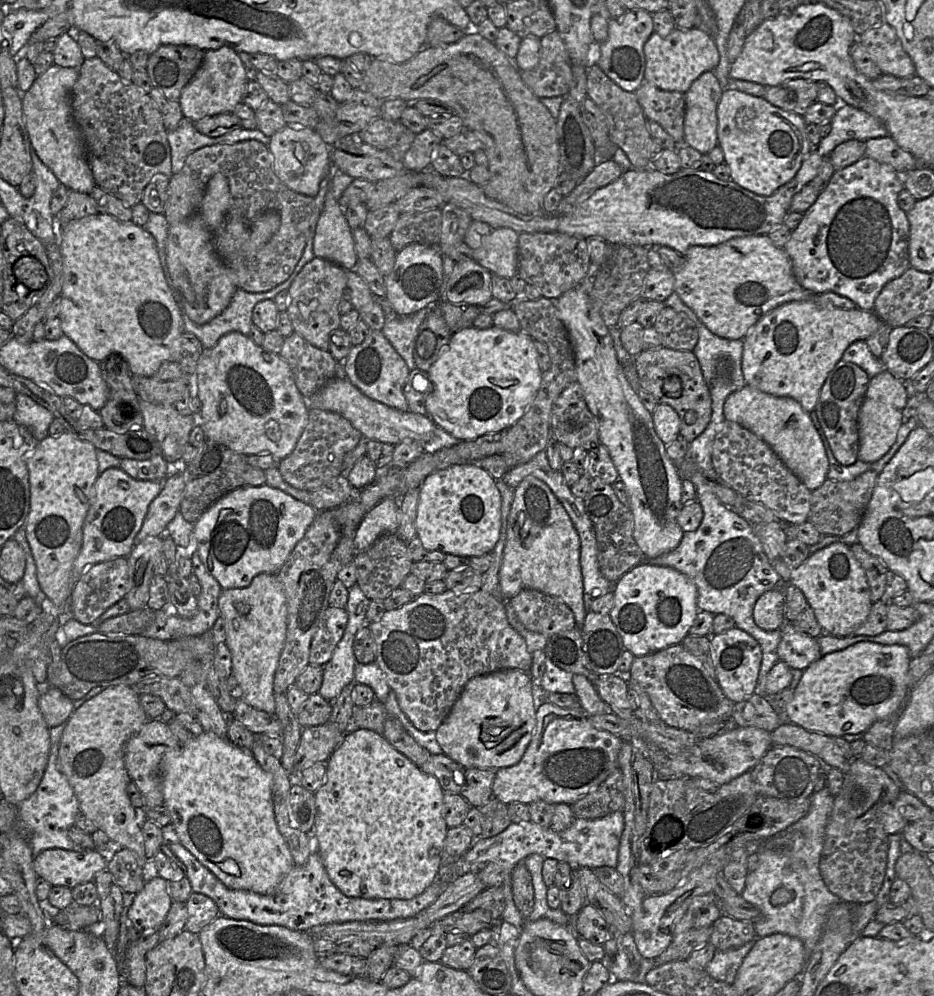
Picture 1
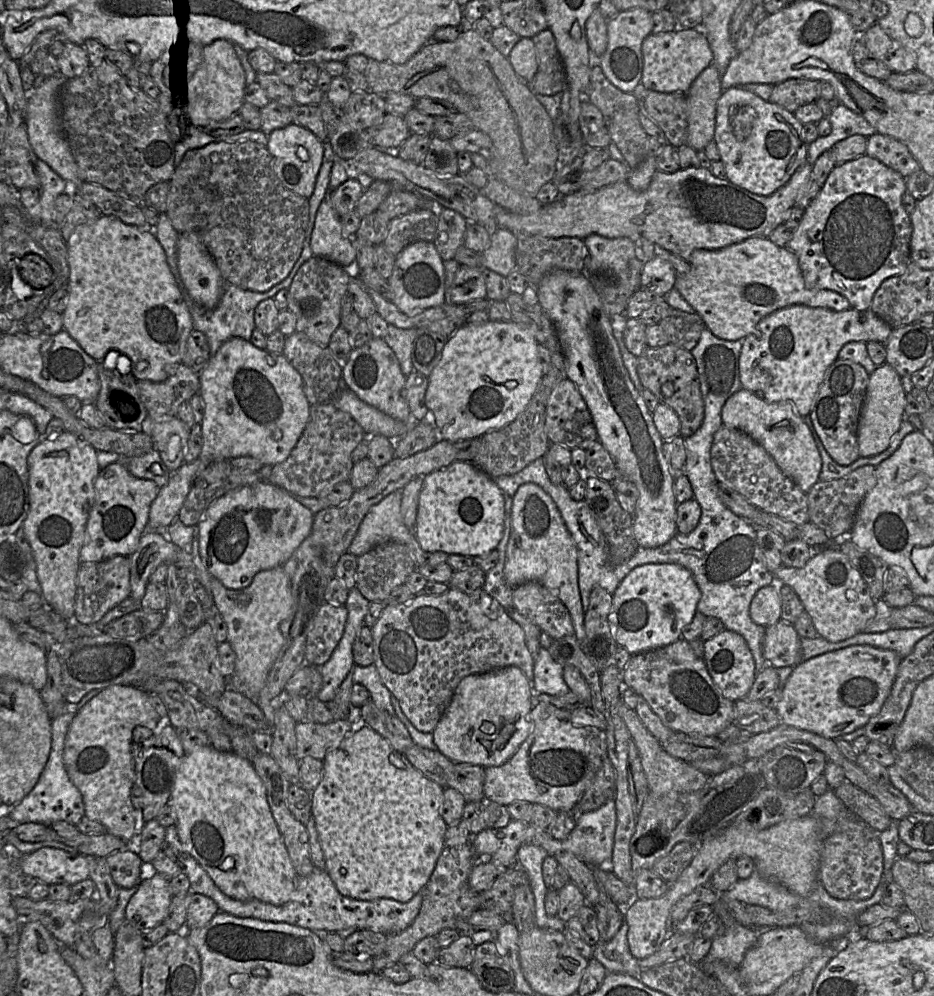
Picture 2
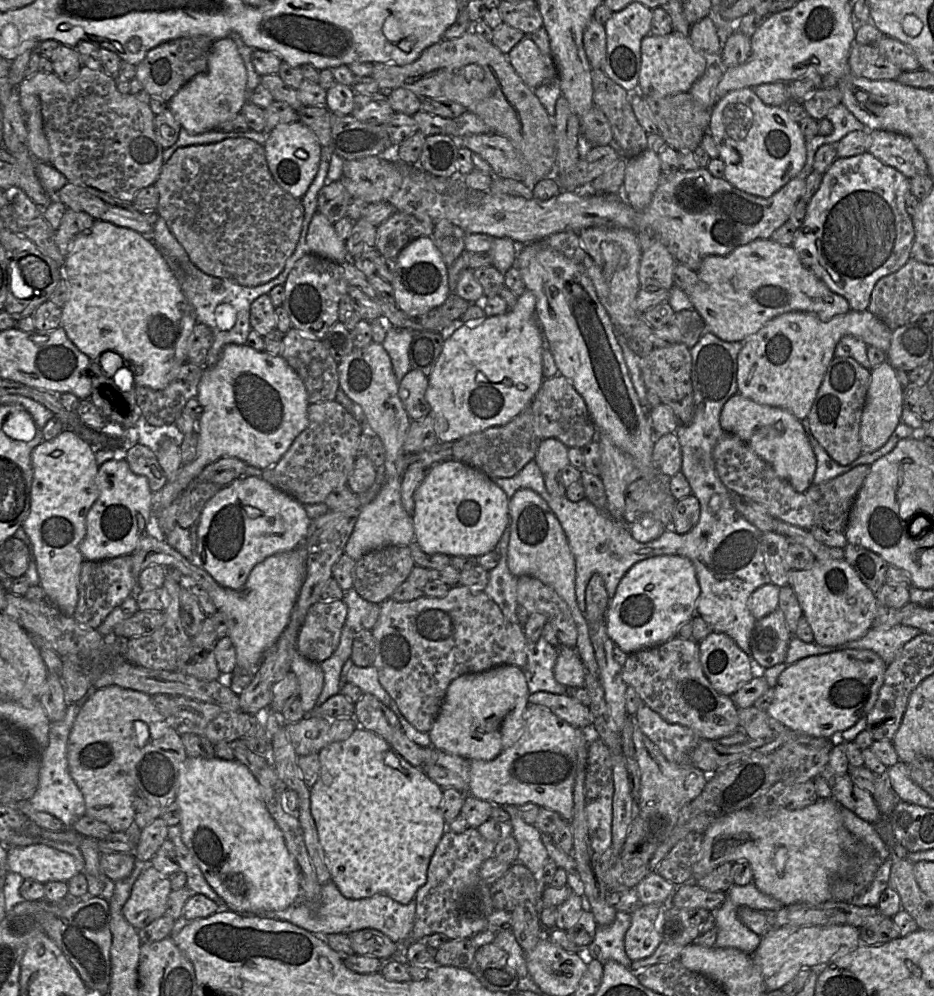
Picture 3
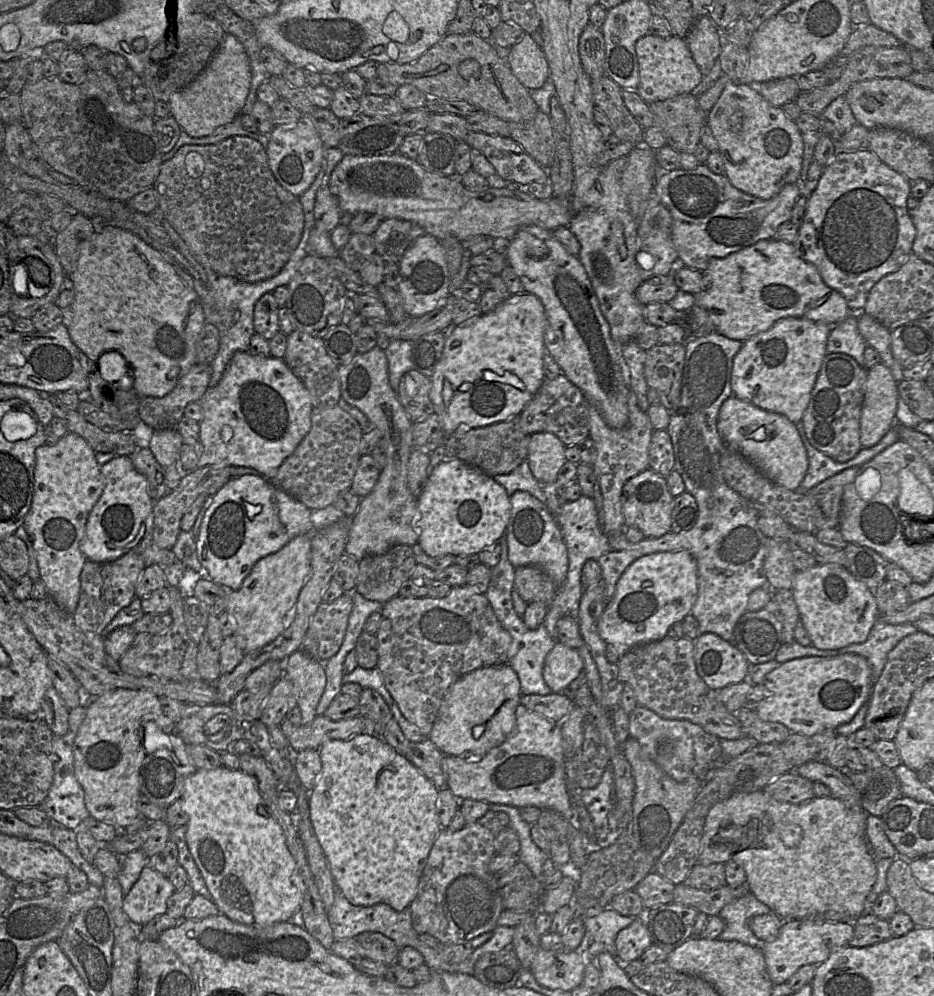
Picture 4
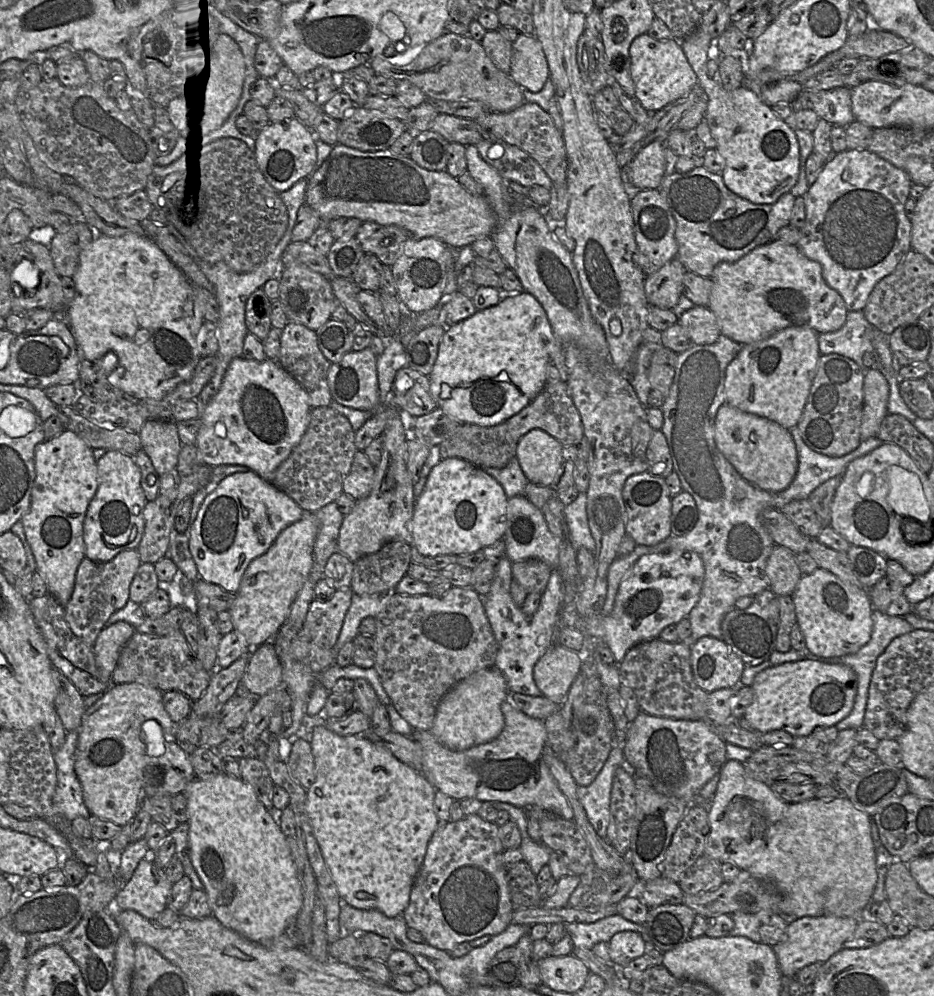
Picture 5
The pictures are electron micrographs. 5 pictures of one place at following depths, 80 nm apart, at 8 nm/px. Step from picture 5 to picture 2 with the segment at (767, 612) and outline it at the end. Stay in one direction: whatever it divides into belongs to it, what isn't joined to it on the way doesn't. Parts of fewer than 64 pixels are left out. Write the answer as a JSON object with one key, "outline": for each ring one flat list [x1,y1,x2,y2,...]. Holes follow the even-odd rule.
{"outline":[[779,620,766,627,762,655,767,666,794,667,801,660,801,638,792,624]]}

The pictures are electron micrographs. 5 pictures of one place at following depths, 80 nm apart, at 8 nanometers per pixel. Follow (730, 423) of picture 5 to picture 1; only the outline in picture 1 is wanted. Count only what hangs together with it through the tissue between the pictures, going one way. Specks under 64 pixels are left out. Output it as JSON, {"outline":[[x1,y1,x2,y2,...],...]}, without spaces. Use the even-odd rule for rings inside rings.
{"outline":[[745,385,727,397,723,413,725,420,740,424,767,443,810,491,820,487,827,479,829,461,821,435,810,414,793,398,776,397]]}

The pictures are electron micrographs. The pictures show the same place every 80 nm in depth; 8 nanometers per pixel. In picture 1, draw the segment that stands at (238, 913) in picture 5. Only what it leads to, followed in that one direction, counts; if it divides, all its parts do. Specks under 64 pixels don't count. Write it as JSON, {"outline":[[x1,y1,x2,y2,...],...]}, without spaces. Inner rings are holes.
{"outline":[[203,732,167,752,162,760,163,805,168,809,176,835,203,866,227,888,270,895,294,867,289,847,280,833,272,802,272,776,264,771,251,751,232,744,213,732]]}

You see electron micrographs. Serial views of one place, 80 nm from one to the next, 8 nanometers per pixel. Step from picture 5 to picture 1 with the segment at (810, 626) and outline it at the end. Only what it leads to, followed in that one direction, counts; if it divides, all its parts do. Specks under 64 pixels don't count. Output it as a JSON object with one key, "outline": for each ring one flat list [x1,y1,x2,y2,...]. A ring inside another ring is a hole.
{"outline":[[837,541,812,554,797,568,790,568,779,558,770,561,781,582,801,590,823,632,835,637,850,636,867,619,872,602,865,571,850,546]]}

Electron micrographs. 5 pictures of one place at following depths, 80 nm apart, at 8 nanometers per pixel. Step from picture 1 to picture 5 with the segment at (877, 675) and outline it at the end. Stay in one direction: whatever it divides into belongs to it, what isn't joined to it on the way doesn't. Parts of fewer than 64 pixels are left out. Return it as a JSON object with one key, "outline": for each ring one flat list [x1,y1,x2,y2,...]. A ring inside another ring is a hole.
{"outline":[[809,658,772,665,759,672,752,684,753,701,742,718,755,732,784,730,792,736,808,736,819,726,835,726,852,710,856,692,855,672,846,665]]}

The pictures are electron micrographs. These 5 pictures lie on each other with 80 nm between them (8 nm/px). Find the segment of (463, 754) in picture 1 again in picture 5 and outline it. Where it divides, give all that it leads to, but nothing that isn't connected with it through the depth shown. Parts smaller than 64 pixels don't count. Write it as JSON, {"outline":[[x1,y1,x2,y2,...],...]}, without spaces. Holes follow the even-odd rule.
{"outline":[[495,667,478,670,456,683,438,704,431,733,451,750,462,751,494,740,504,728,502,703,510,692,502,672]]}

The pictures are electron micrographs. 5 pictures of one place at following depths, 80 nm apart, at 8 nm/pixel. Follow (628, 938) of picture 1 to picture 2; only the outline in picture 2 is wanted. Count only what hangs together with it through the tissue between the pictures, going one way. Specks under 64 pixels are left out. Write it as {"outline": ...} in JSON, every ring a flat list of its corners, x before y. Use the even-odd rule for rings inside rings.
{"outline":[[623,921,615,936,607,942,599,942,593,947,593,958,597,959,607,973,621,973,638,976,641,968,639,960,633,957,627,942,628,925]]}

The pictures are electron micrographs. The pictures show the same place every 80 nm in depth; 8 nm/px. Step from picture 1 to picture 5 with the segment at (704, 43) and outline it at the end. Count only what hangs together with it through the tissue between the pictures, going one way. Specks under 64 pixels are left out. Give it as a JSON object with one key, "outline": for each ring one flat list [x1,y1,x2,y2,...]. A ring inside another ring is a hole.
{"outline":[[647,33,641,34,631,42,629,55,635,97,650,113,664,108,685,96,695,86,699,86,697,76,689,65,680,42,674,38,657,40]]}

